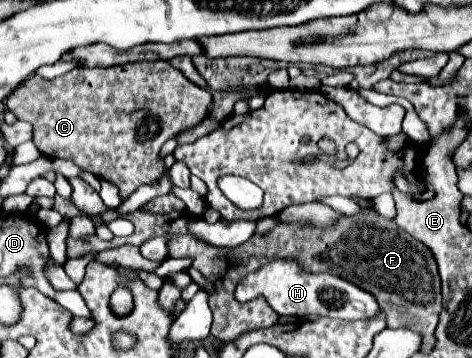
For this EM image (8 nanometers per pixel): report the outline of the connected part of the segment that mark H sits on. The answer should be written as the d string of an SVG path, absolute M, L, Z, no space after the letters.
M274 260L266 264L262 270L246 276L246 280L242 280L236 288L236 300L240 302L248 302L258 296L264 296L276 312L280 310L280 316L292 316L292 318L312 314L312 316L328 316L336 320L370 320L380 314L374 296L370 298L366 290L338 276L304 272L298 264L292 264L288 260Z

